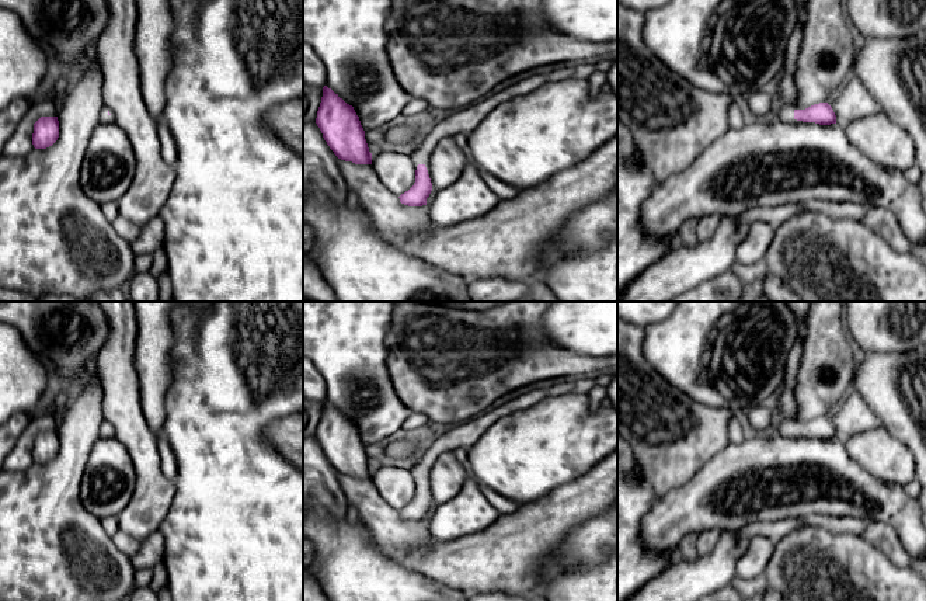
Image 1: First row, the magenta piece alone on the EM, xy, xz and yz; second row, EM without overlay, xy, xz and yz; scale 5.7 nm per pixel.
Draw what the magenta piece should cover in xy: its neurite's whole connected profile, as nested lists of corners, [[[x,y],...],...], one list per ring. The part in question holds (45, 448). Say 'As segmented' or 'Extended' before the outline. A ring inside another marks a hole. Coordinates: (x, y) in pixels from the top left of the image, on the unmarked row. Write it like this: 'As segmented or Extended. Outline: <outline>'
As segmented. Outline: [[[41,431],[34,438],[32,459],[35,463],[46,463],[59,452],[58,431]]]

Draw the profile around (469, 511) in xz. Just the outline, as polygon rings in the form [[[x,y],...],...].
[[[470,473],[462,490],[448,503],[435,506],[427,521],[429,534],[436,541],[452,542],[488,528],[499,515]]]

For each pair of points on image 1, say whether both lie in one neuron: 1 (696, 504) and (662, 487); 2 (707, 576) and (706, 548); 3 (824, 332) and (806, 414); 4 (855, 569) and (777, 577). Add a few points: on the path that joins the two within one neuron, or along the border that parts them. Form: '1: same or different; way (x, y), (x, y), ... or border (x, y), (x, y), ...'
1: different; border (698, 472), (685, 483), (658, 499)
2: different; border (721, 531), (716, 546), (699, 558)
3: same; way (824, 353), (824, 360), (815, 368), (814, 393)
4: same; way (835, 572), (797, 572)

